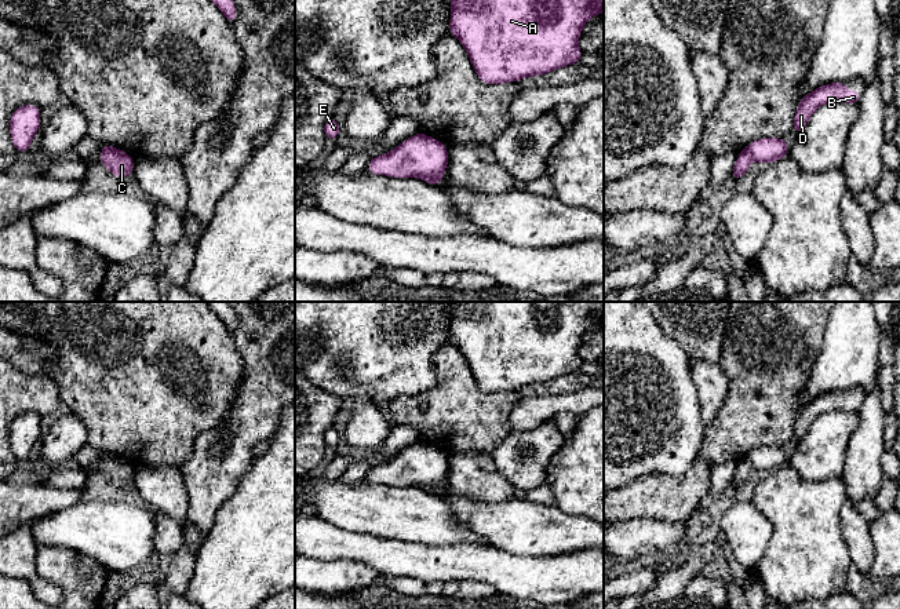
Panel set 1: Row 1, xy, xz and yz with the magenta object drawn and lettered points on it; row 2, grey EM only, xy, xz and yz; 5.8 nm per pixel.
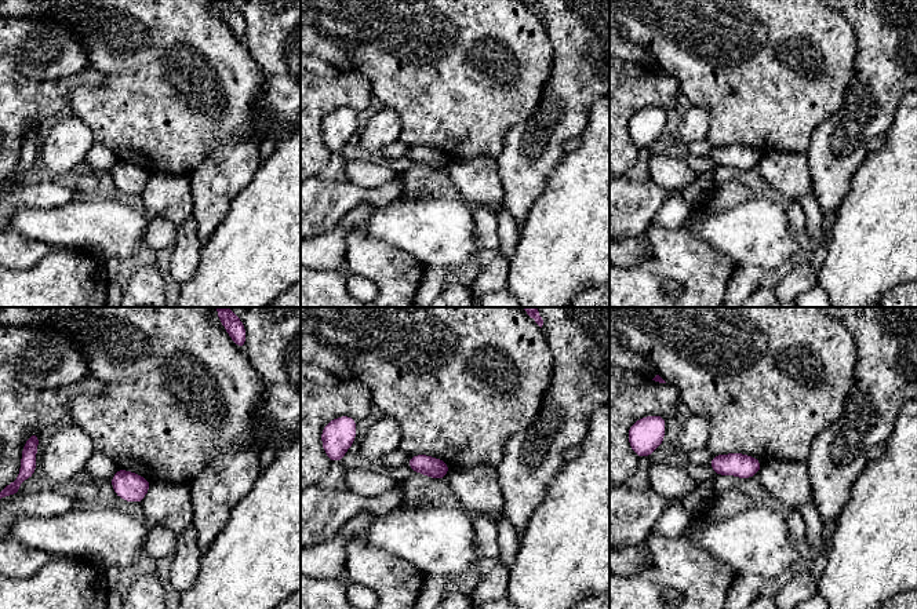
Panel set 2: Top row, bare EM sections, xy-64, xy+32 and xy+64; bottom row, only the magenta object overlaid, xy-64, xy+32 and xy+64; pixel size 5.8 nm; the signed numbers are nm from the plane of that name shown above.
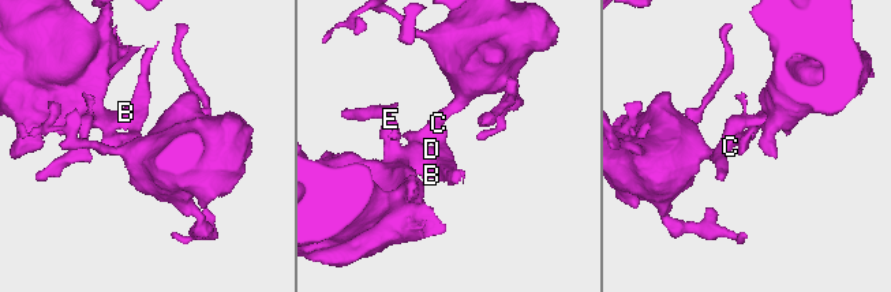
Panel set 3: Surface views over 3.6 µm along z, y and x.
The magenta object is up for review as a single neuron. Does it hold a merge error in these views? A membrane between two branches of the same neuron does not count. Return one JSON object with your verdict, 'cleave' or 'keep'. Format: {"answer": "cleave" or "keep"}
{"answer": "cleave"}

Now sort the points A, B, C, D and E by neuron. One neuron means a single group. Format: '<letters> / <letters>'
A C / B D E

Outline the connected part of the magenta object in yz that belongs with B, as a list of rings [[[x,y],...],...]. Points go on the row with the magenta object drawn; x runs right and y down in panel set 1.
[[[830,83],[804,95],[794,116],[794,132],[801,134],[815,110],[830,102],[857,103],[861,95],[859,91],[848,91],[846,83]]]

